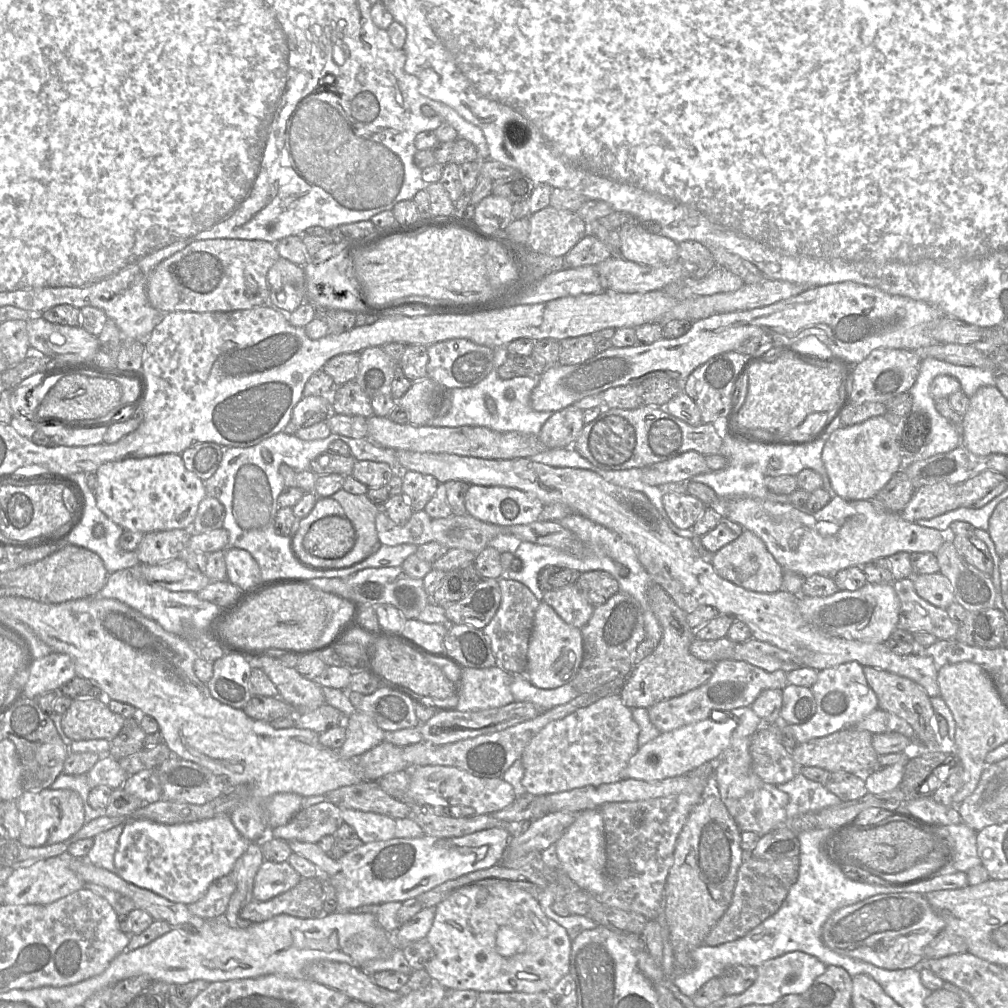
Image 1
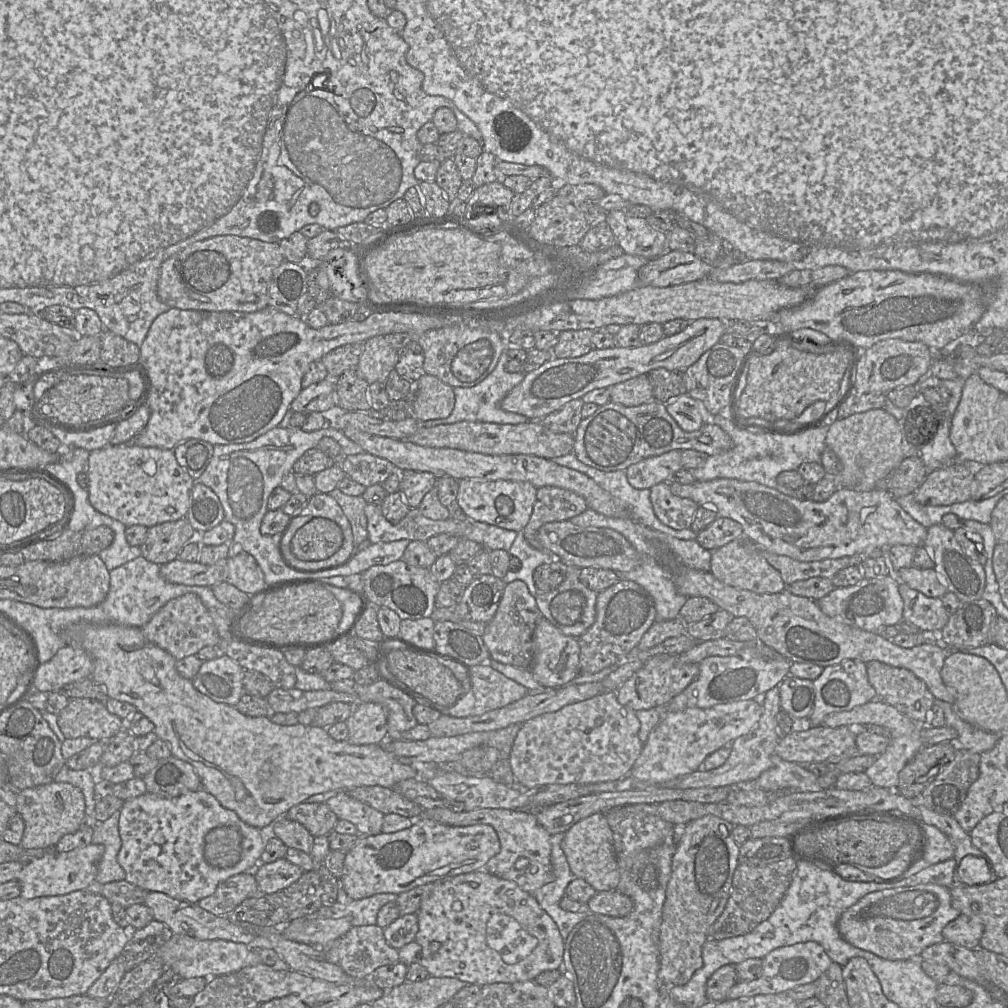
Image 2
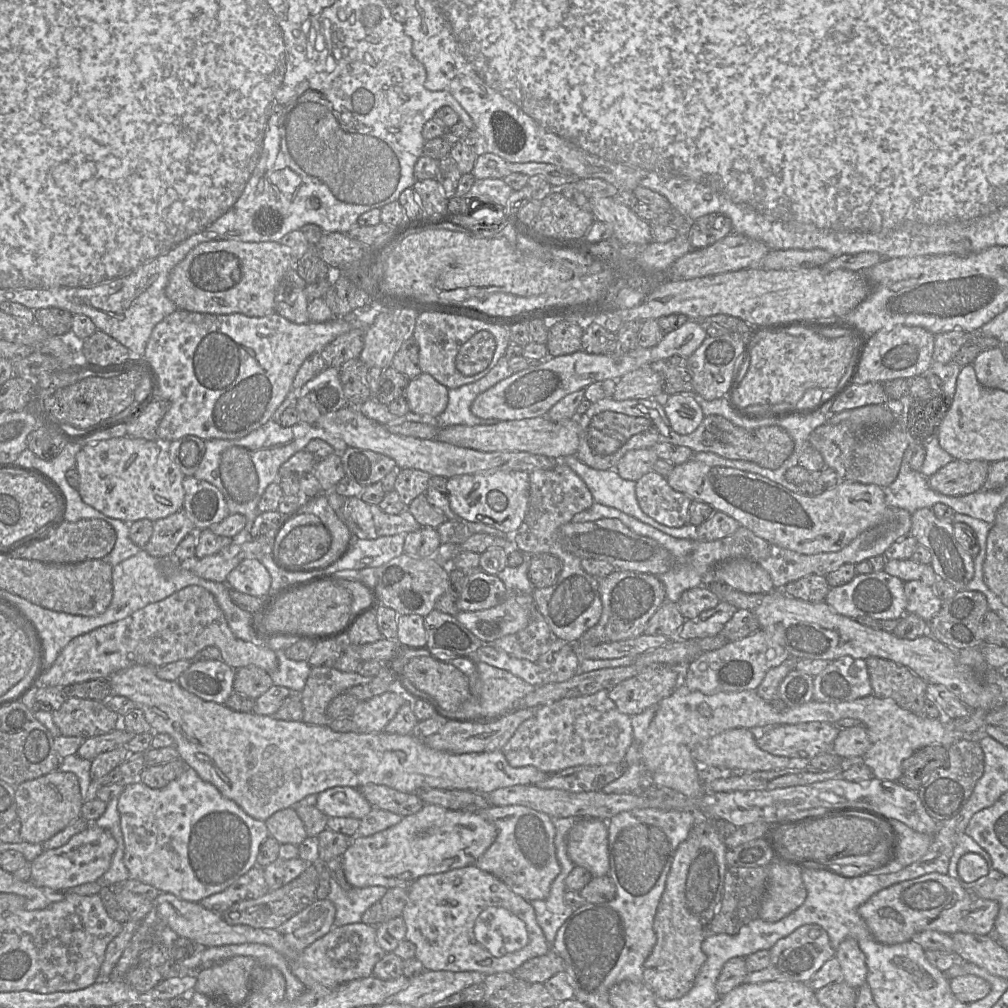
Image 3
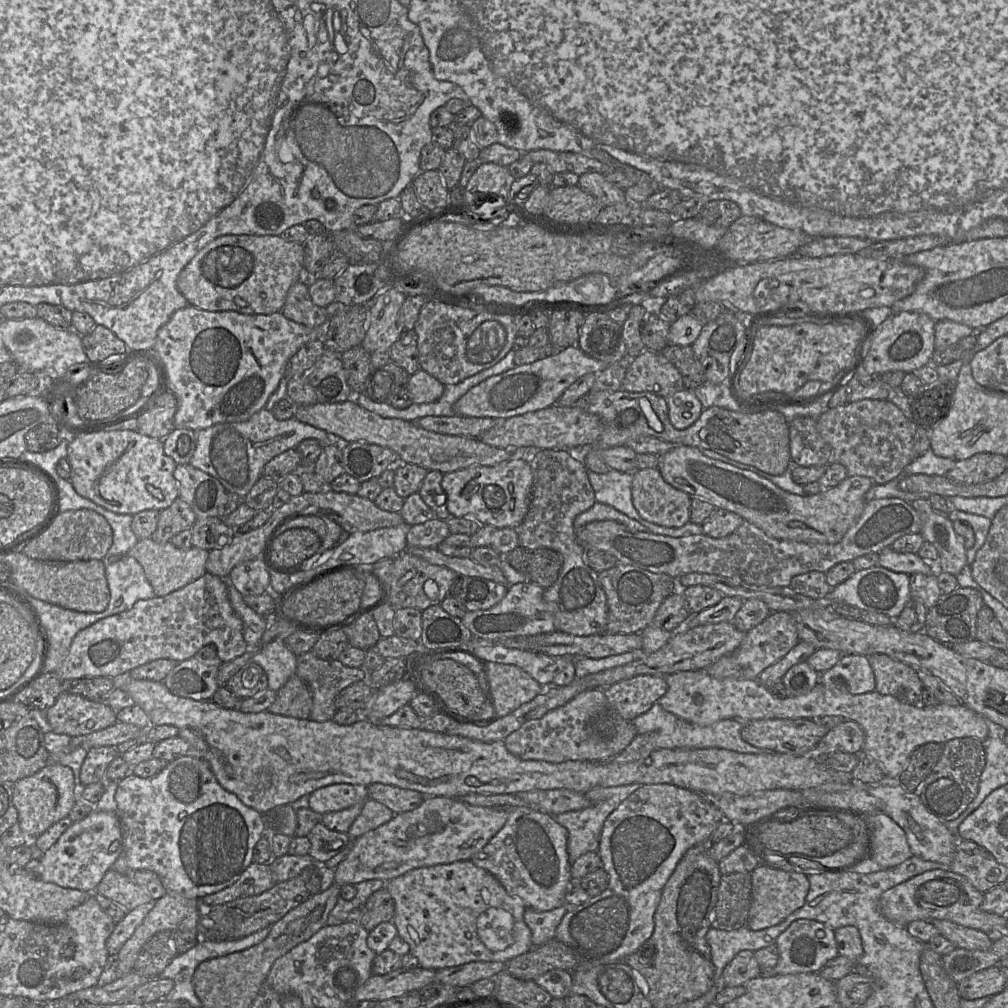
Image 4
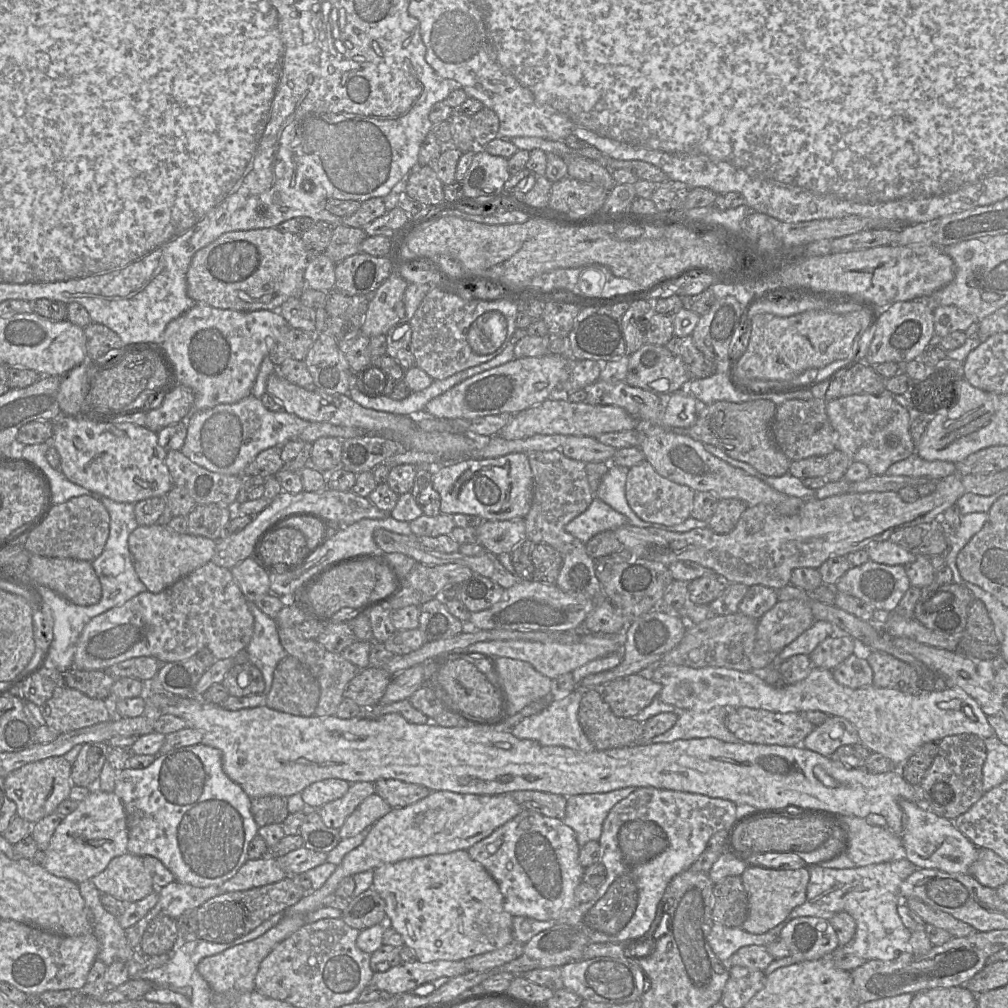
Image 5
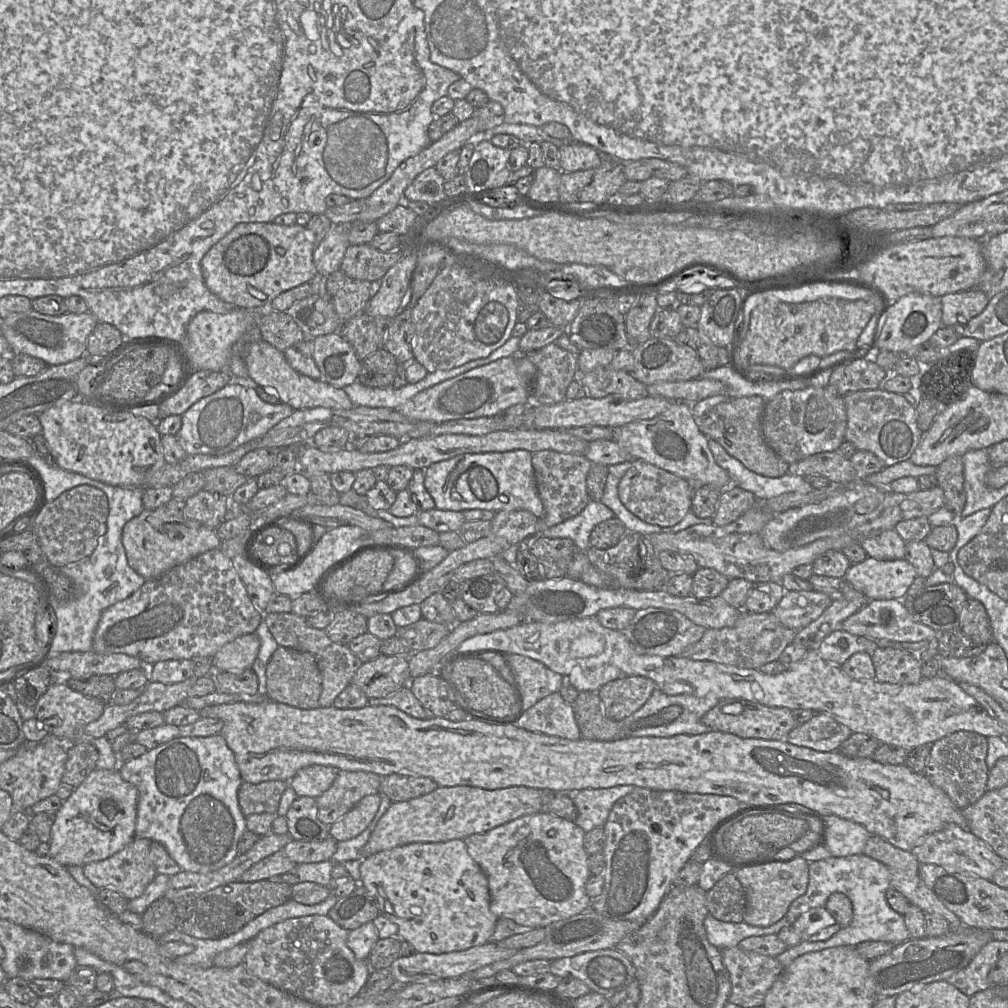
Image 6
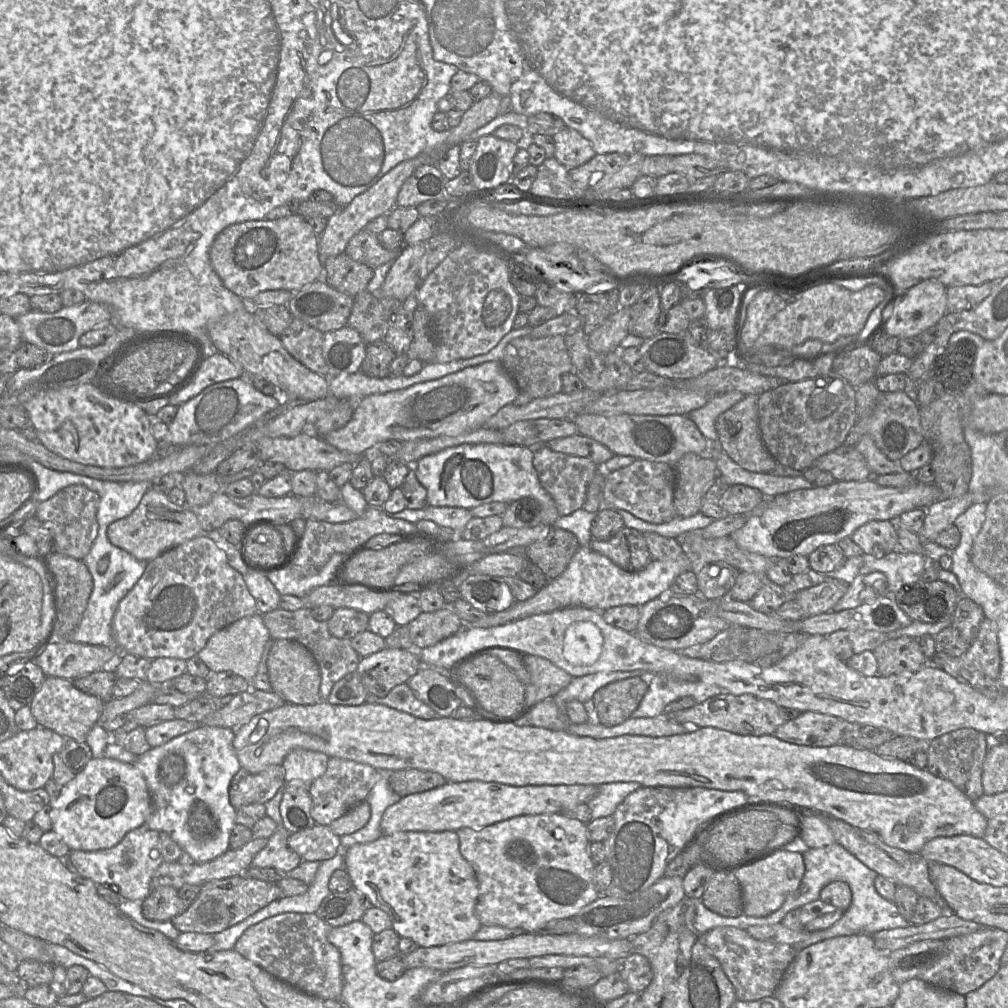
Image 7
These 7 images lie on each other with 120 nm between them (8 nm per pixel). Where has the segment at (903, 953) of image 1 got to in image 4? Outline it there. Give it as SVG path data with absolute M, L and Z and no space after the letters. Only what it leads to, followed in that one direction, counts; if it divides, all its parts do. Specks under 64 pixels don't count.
M933 869L914 876L885 891L879 900L881 914L895 925L906 927L912 921L949 920L985 934L1005 931L1007 916L981 910L984 893L977 890L964 876L949 869Z

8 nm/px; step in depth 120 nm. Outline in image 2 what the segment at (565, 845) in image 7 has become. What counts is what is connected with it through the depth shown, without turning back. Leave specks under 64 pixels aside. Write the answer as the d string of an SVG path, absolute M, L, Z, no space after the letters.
M433 808L423 810L421 818L455 827L477 824L491 826L497 833L500 851L486 863L484 871L498 878L515 882L525 892L534 894L535 891L554 880L551 865L551 836L538 823L535 812L532 810L480 808L455 813L446 808Z

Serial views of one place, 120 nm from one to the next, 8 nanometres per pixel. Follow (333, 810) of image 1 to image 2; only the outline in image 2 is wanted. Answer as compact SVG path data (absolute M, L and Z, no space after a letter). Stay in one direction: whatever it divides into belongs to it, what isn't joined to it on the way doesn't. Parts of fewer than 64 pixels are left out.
M325 802L300 803L290 808L284 816L303 825L313 837L328 836L338 821Z

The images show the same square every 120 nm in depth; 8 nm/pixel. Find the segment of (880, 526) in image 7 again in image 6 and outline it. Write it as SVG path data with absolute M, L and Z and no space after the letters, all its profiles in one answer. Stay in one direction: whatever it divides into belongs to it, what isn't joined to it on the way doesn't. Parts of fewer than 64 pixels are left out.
M895 529L883 531L860 543L868 557L883 561L903 559L905 557L905 544L906 542Z

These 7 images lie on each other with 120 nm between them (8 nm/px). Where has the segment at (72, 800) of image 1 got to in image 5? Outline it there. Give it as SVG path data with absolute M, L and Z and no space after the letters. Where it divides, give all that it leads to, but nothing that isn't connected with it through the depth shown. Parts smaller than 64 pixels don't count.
M54 756L28 763L4 778L7 797L16 804L16 815L34 824L55 812L58 805L68 799L71 788L72 764L64 756Z

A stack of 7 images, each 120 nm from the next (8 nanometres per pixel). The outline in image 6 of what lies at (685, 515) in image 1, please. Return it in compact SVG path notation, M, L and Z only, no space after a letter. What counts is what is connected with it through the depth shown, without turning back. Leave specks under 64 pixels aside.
M634 459L620 478L618 495L623 505L642 521L670 527L678 524L691 511L692 484L642 459Z

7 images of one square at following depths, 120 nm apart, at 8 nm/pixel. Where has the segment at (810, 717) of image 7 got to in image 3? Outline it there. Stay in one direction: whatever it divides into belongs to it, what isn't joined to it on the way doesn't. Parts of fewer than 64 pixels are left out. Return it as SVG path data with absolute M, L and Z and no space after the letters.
M854 726L840 730L832 753L842 760L861 760L871 746L871 739L865 726Z

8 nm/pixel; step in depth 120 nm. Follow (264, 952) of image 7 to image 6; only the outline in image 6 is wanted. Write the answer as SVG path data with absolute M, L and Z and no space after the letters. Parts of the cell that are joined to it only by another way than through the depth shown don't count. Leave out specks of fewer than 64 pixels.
M328 916L290 918L262 930L249 942L244 965L264 982L307 1002L322 1007L339 1005L358 996L371 973L368 959L357 959L347 946L348 934L349 930L342 928Z

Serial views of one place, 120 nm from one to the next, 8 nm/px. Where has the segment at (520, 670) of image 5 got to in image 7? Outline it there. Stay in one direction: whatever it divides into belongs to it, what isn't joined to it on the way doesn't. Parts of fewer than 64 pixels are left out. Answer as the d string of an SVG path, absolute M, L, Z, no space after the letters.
M524 655L523 660L535 688L536 703L552 699L573 679L569 673L543 657Z

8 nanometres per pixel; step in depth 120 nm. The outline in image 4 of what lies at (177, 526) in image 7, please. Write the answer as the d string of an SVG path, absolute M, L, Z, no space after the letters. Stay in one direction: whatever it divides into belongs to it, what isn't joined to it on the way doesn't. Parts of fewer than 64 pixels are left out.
M147 538L138 540L130 550L130 555L143 567L155 595L162 597L203 576L206 573L206 560L208 559L209 551L194 546L183 550L175 547L170 541L158 543L153 538Z

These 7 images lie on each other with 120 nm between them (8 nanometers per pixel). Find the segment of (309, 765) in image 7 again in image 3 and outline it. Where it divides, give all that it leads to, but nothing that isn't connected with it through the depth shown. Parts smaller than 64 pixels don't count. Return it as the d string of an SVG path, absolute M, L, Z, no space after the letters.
M347 786L329 788L317 795L315 807L326 816L363 819L372 806L358 789Z

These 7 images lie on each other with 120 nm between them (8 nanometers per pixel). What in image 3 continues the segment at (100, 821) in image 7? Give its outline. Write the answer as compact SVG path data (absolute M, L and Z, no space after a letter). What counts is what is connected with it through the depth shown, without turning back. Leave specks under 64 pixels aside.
M89 824L82 832L74 835L63 846L44 850L30 863L31 883L38 888L67 891L73 887L98 881L109 869L117 842L110 831Z

